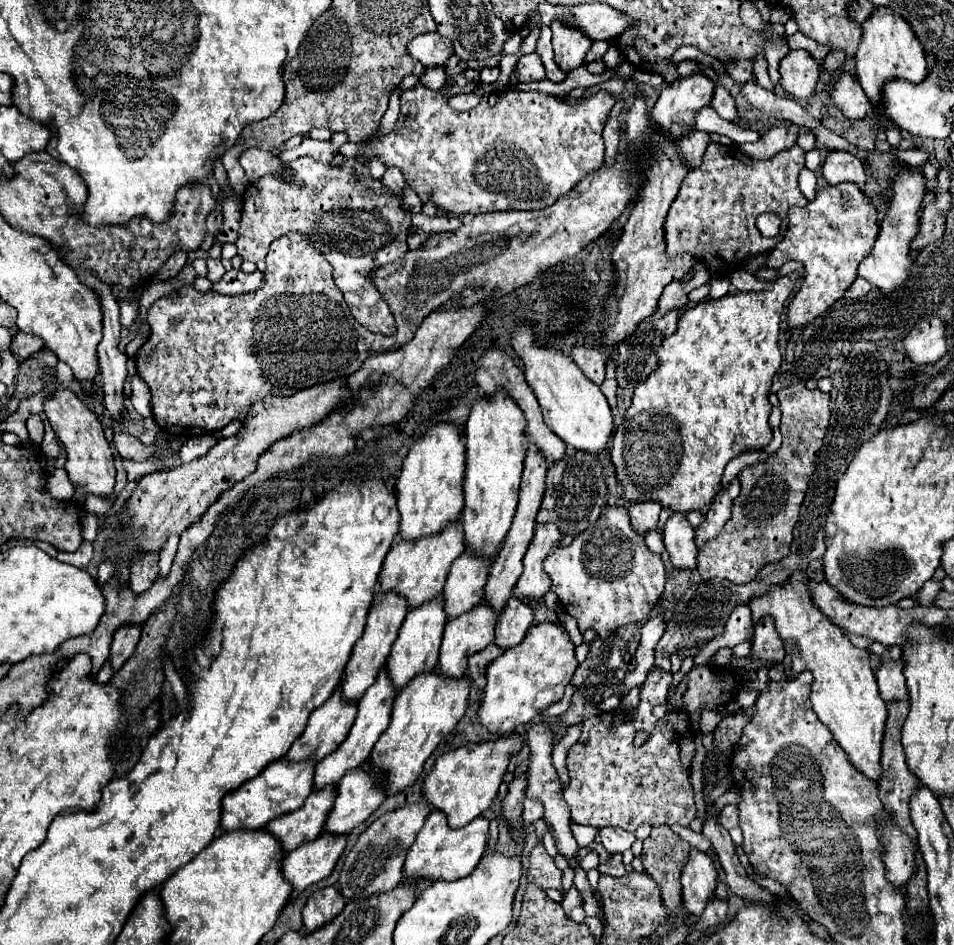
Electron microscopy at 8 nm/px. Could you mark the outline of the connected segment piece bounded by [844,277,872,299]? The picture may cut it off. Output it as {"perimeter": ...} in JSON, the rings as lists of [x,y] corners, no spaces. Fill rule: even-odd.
{"perimeter":[[[858,277],[850,287],[848,287],[848,291],[844,293],[844,297],[848,299],[848,297],[862,297],[862,295],[866,295],[868,291],[870,291],[872,287],[870,287],[870,283],[866,281],[866,279],[862,279],[862,277]]]}

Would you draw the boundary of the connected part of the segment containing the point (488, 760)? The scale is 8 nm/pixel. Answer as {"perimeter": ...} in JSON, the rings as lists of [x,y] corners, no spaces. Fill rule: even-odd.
{"perimeter":[[[510,733],[496,741],[462,745],[454,751],[448,751],[436,759],[434,769],[424,779],[424,799],[446,813],[450,827],[464,827],[474,817],[482,815],[498,793],[506,767],[518,751],[522,751],[524,739],[520,733]]]}

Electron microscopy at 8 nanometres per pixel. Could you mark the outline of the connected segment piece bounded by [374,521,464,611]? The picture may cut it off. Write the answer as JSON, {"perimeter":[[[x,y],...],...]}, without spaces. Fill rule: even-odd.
{"perimeter":[[[452,523],[452,527],[444,529],[440,535],[432,535],[432,537],[424,537],[418,541],[400,541],[396,543],[384,563],[382,563],[382,571],[378,577],[378,585],[374,589],[376,595],[386,595],[386,593],[396,593],[400,597],[406,599],[408,603],[408,611],[436,599],[442,593],[446,575],[450,571],[450,565],[456,557],[460,557],[464,553],[464,537],[462,537],[462,523]]]}

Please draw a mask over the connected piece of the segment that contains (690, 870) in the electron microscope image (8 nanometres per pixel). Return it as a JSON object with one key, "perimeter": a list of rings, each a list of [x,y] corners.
{"perimeter":[[[692,847],[690,859],[682,869],[682,895],[684,907],[690,915],[702,915],[704,907],[714,899],[718,871],[712,857]]]}

